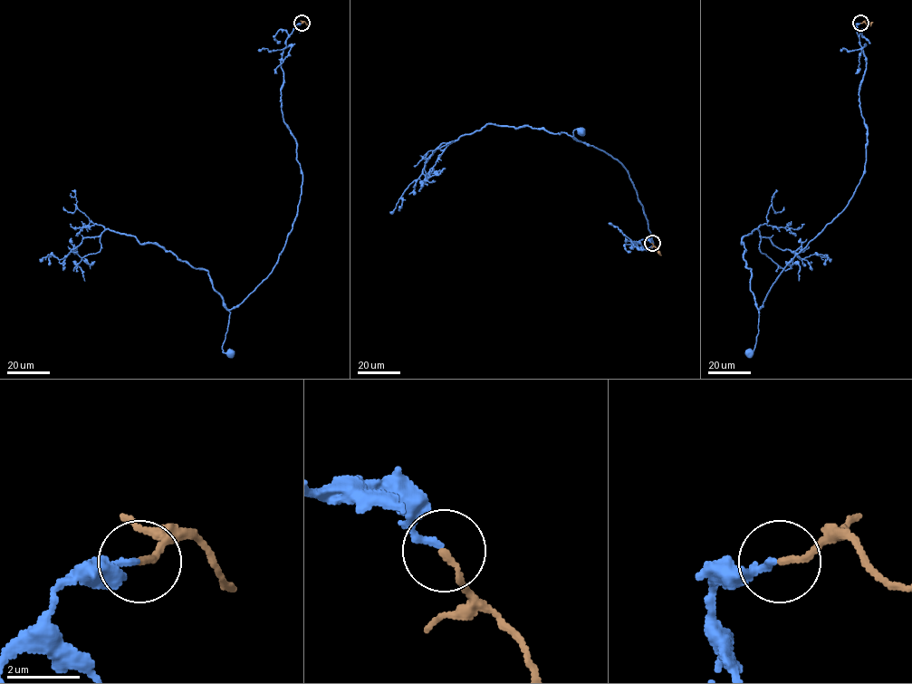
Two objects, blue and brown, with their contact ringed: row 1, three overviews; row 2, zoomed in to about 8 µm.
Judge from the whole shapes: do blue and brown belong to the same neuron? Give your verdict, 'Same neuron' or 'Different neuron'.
Same neuron

